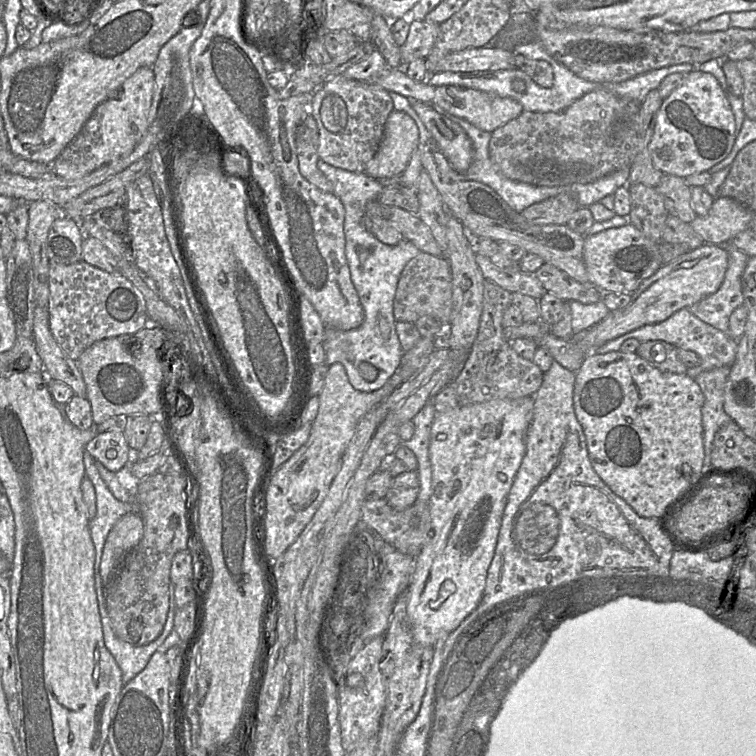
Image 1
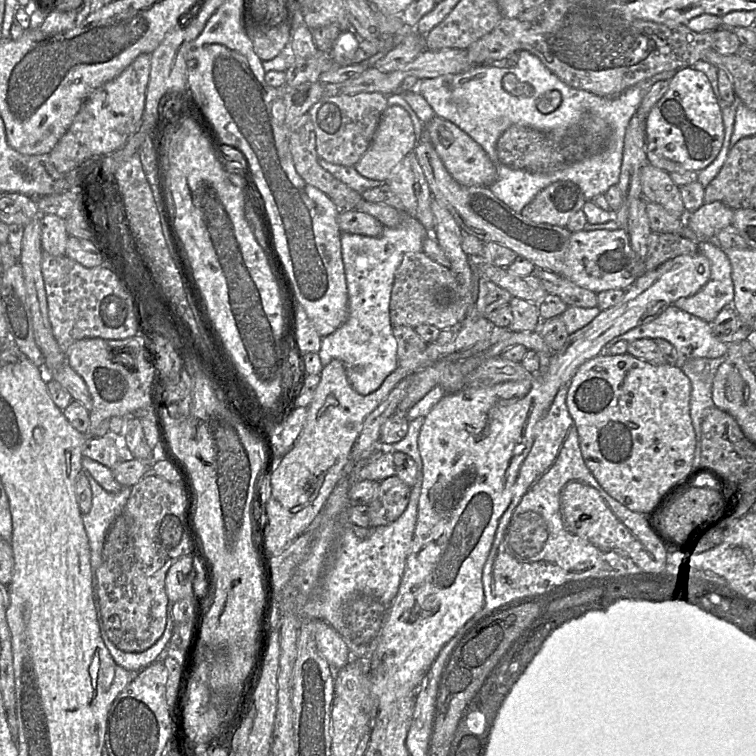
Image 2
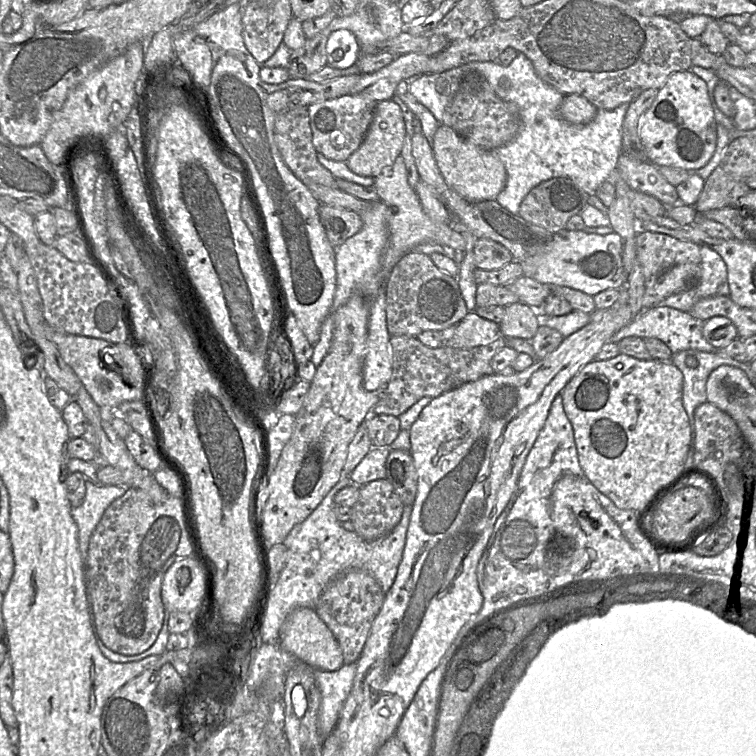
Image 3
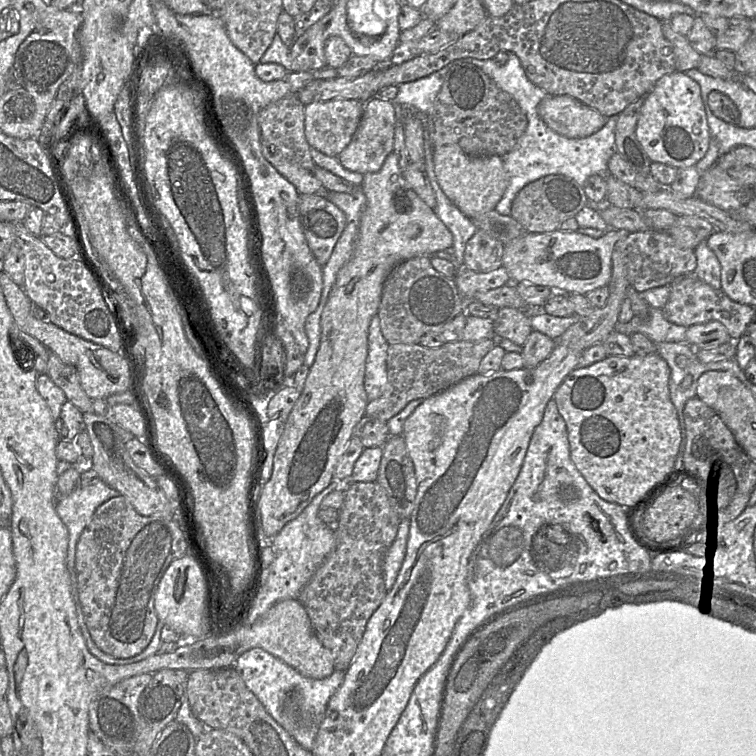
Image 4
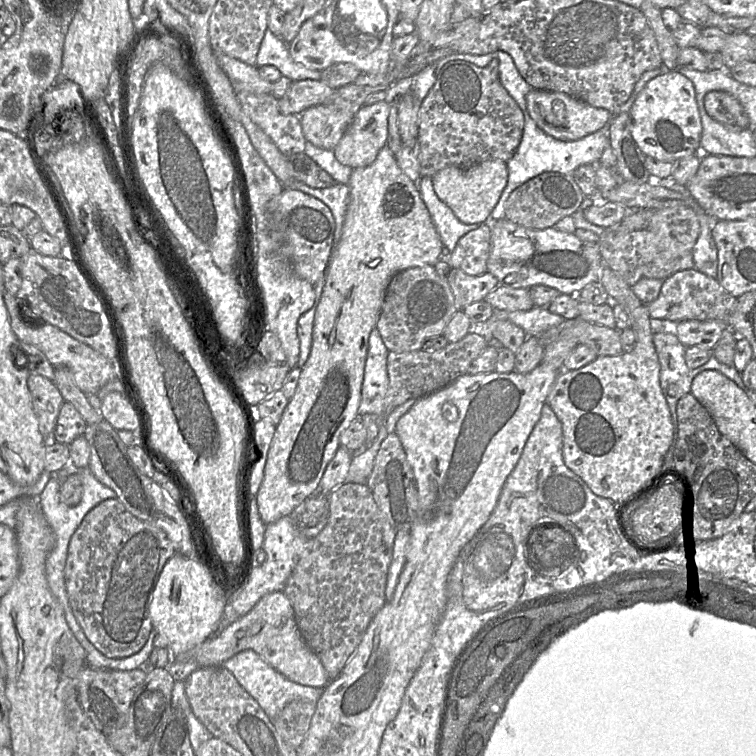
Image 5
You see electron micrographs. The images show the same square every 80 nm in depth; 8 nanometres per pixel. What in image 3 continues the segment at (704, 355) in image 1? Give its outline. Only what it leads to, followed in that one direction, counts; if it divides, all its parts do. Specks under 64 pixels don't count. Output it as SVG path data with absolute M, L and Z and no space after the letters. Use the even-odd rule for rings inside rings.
M655 306L647 310L641 311L640 314L625 327L620 329L611 339L611 343L619 343L622 339L630 336L639 338L657 338L664 342L672 351L672 353L681 352L683 350L694 350L700 352L713 353L718 349L708 343L702 334L703 323L705 321L698 320L690 315L690 313L677 310L668 306Z

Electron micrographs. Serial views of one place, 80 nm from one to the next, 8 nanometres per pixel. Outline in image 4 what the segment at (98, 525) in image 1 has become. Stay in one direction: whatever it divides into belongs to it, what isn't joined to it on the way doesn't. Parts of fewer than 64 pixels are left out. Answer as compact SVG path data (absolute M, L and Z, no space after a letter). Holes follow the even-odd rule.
M101 479L90 481L86 483L84 487L80 486L80 480L79 480L79 486L76 487L76 489L72 493L68 495L57 495L55 500L55 509L60 519L67 527L68 534L69 534L66 566L70 573L70 577L73 583L75 583L76 547L82 531L89 524L95 510L101 504L119 495L120 493L117 490L105 484Z

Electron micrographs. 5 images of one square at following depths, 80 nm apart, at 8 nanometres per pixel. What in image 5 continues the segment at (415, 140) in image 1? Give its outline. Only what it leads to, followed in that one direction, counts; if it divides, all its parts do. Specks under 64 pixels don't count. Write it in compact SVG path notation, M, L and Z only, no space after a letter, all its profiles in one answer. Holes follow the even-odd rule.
M385 100L361 106L334 148L336 159L353 169L373 163L380 149L387 144L389 112L390 104Z

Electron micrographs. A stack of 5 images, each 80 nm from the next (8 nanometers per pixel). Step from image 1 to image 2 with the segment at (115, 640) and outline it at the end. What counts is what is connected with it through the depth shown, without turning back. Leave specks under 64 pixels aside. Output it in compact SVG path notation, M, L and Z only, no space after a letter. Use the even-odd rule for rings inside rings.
M168 601L166 610L165 629L157 643L154 643L150 648L143 652L124 652L118 649L107 637L104 625L99 625L100 635L108 649L111 657L119 666L130 671L142 671L148 665L157 660L157 656L162 652L164 647L170 642L174 621L172 616L172 608L174 602Z

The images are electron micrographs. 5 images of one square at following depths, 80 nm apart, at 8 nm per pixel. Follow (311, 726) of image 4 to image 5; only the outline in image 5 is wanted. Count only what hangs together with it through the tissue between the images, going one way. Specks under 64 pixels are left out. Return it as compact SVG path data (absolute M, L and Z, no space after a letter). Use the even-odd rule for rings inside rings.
M250 649L237 653L226 660L222 666L235 676L240 685L258 702L269 719L274 719L293 700L307 699L317 703L324 691L324 687L306 686L289 680Z

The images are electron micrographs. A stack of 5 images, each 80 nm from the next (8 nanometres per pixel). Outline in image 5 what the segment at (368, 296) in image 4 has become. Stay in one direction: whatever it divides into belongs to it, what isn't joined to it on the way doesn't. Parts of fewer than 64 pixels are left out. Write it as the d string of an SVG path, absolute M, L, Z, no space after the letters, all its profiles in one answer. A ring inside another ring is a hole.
M387 145L380 149L373 163L368 166L359 167L352 170L348 185L350 187L348 207L340 239L333 249L329 264L326 268L325 285L322 291L320 302L315 312L310 355L304 366L301 368L301 374L296 391L292 398L289 400L289 403L282 414L281 420L276 426L276 430L267 454L264 468L264 477L256 495L259 513L265 525L276 522L282 517L291 515L293 511L300 504L306 501L319 487L319 483L327 465L340 448L341 433L350 425L352 421L359 417L358 408L361 401L361 388L369 347L369 336L372 329L377 325L384 303L386 289L390 280L398 272L411 267L424 265L434 266L440 260L441 251L444 247L431 219L429 211L420 196L417 185L404 174L396 161L395 153Z

